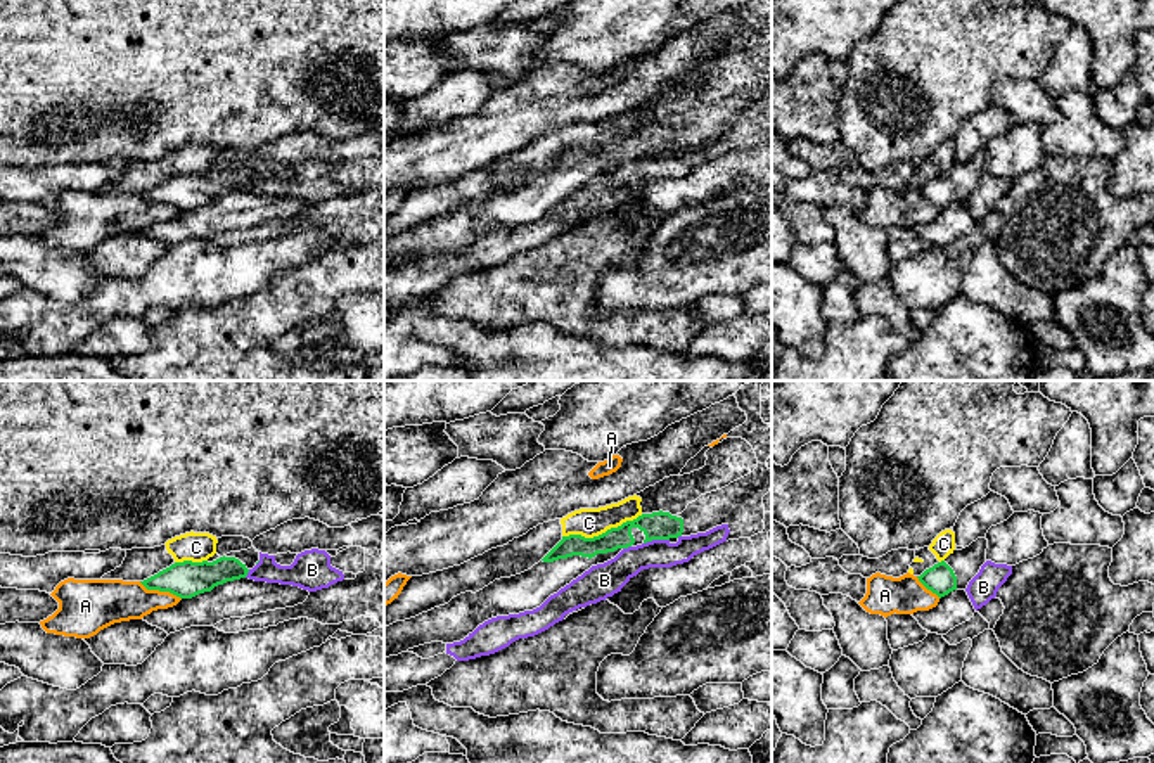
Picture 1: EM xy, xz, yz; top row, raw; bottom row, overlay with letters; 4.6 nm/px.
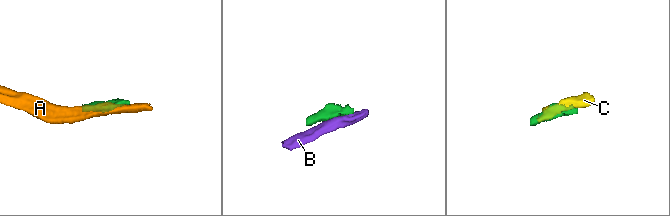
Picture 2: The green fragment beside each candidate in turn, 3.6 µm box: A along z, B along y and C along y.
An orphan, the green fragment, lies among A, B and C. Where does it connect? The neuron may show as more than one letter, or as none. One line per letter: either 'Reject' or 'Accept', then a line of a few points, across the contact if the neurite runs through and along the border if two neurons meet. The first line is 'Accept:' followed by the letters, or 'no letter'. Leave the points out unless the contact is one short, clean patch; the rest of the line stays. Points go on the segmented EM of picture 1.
Accept: no letter
A: Reject
B: Reject. Line: xz (668, 538), (653, 538), (644, 544)
C: Reject

